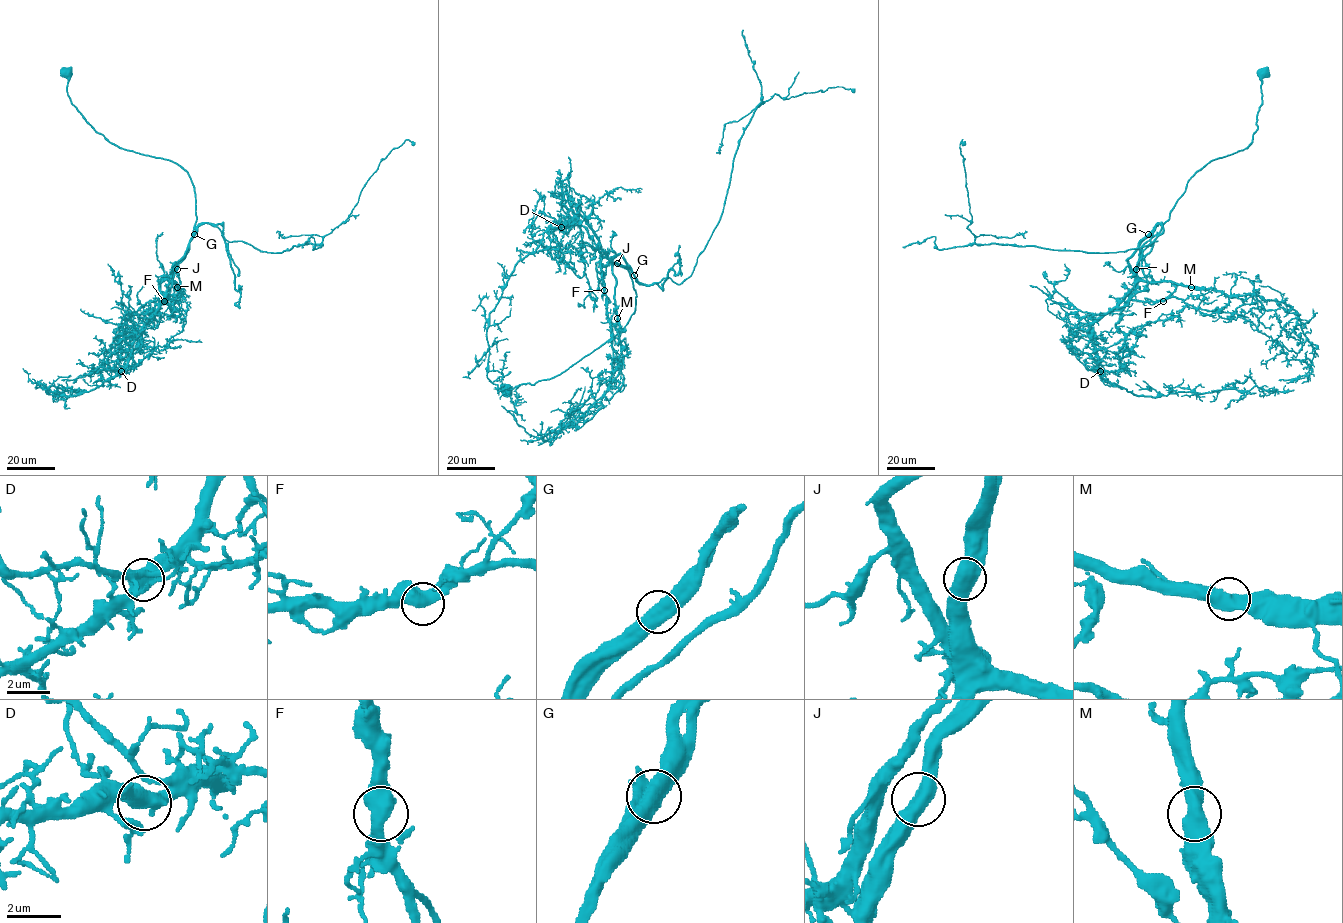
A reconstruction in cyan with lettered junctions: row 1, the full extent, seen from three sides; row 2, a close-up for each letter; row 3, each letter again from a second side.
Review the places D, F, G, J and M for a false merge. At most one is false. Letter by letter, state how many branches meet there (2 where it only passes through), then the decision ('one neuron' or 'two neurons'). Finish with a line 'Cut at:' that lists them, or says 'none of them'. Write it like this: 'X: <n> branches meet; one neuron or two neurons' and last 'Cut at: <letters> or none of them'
D: 2 branches meet; one neuron
F: 2 branches meet; one neuron
G: 2 branches meet; two neurons
J: 2 branches meet; one neuron
M: 2 branches meet; one neuron
Cut at: G

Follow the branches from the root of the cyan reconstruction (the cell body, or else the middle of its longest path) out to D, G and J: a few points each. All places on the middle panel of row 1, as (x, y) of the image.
D: (506, 389), (566, 371), (614, 337), (634, 312), (629, 272), (606, 256), (588, 223), (578, 216), (561, 227)
G: (506, 389), (552, 378), (614, 337), (635, 310), (636, 292), (628, 266), (634, 275)
J: (506, 389), (534, 384), (562, 373), (614, 337), (627, 324), (635, 310), (636, 292), (627, 269), (617, 263)

